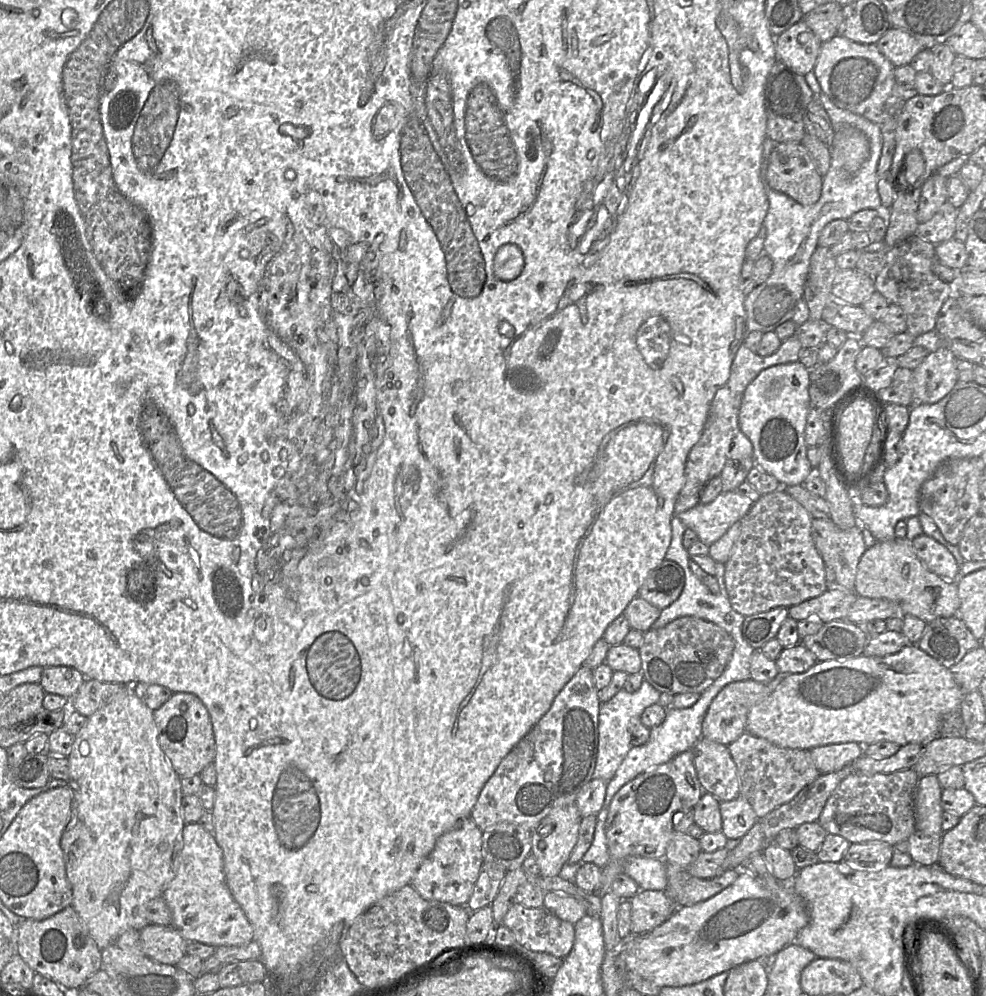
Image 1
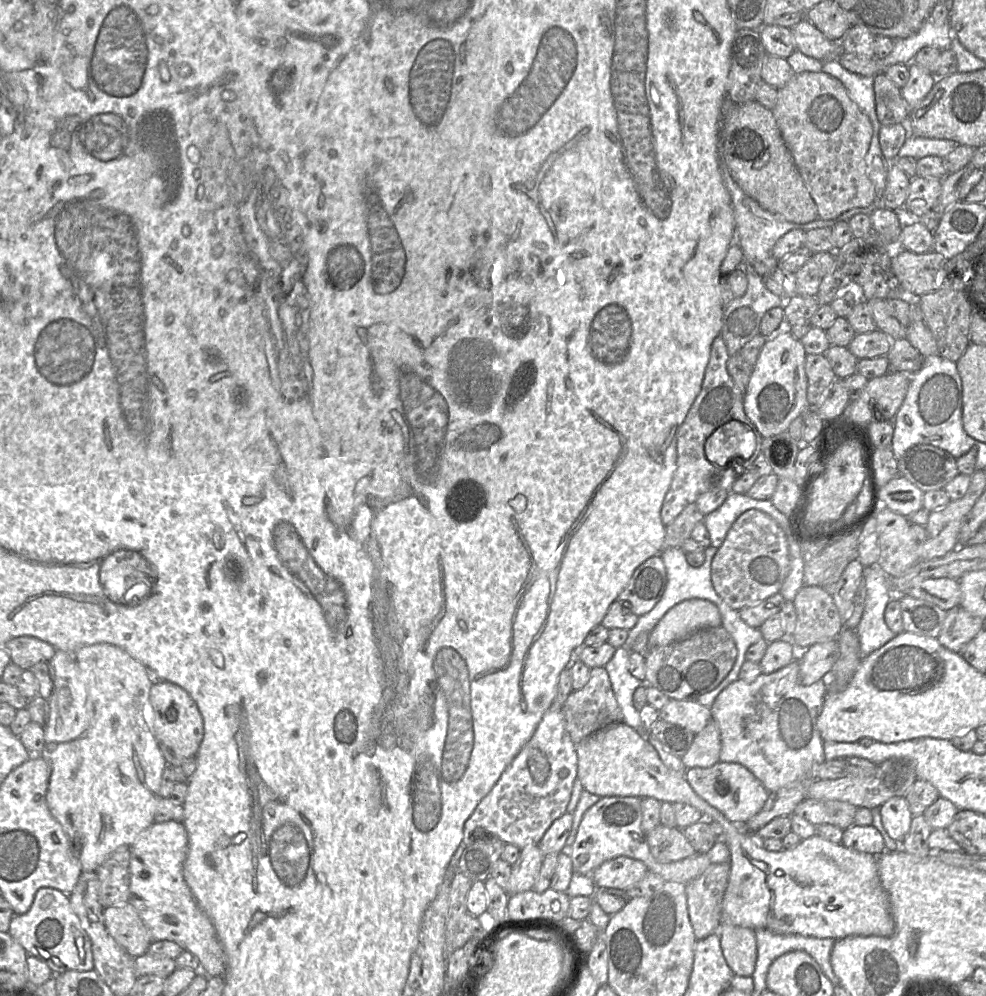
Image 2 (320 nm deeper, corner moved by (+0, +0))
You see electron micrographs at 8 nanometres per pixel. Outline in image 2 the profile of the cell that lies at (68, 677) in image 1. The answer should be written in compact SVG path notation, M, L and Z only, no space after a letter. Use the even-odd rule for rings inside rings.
M33 636L13 638L2 647L8 651L11 662L23 670L39 662L48 662L56 653L51 644Z

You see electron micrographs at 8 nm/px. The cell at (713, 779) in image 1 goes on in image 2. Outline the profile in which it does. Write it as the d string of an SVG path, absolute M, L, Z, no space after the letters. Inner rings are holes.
M670 699L659 710L659 719L698 734L712 720L711 710L691 700Z

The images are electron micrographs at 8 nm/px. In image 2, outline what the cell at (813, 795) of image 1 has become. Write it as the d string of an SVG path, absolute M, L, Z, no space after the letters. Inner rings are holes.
M730 861L712 863L685 886L689 920L697 940L718 933L722 899L728 884L730 867Z

